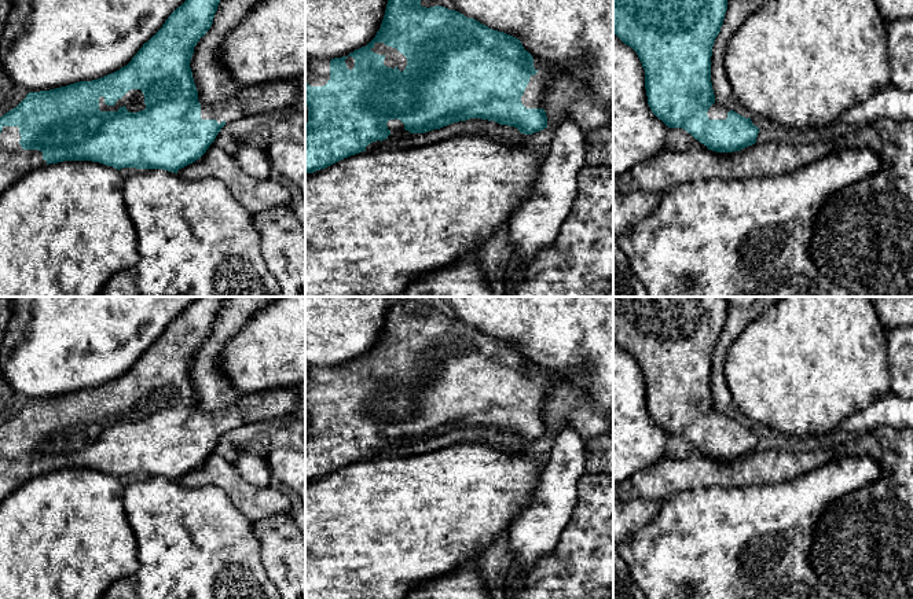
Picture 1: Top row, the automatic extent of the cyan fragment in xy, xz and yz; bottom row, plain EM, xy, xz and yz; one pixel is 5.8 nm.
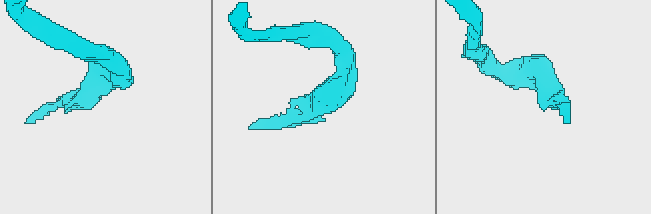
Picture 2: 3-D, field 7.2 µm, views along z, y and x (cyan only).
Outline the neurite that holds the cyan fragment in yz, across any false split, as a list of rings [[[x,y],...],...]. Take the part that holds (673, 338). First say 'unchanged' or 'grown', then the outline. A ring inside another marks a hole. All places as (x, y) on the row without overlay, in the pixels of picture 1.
grown; [[[613,297],[613,341],[637,360],[642,371],[652,420],[668,436],[685,437],[716,460],[752,453],[759,441],[751,426],[715,409],[711,364],[727,305],[723,297]]]

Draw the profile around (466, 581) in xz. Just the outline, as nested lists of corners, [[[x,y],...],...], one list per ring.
[[[474,556],[444,576],[419,583],[406,599],[498,599],[498,596],[485,589],[478,556]]]

